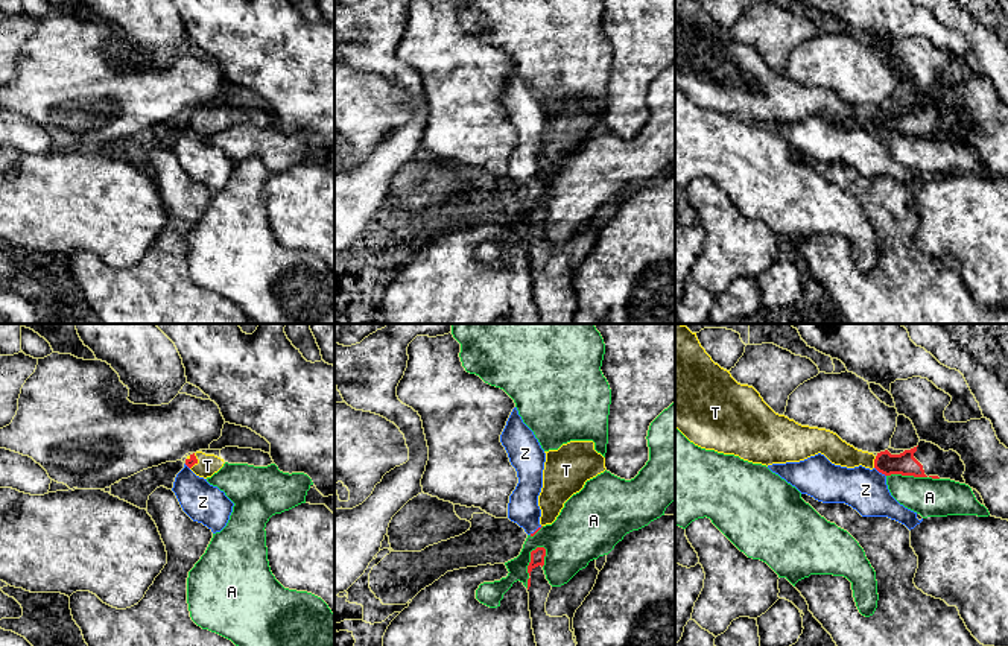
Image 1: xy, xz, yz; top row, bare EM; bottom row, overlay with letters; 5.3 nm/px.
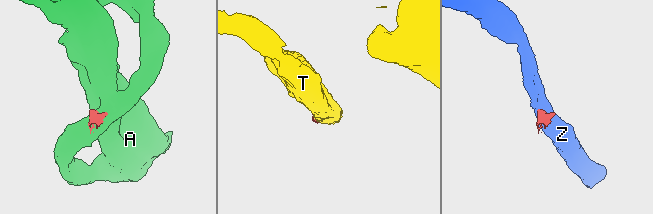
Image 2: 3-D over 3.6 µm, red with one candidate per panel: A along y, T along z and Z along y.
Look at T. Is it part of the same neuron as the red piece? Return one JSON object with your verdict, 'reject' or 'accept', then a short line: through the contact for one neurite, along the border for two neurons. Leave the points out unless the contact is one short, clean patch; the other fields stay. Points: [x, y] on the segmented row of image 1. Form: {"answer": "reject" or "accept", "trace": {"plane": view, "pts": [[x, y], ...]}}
{"answer": "accept", "trace": {"plane": "yz", "pts": [[905, 464], [874, 462], [838, 452]]}}

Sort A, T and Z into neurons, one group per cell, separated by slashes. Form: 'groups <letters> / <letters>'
groups A / T / Z

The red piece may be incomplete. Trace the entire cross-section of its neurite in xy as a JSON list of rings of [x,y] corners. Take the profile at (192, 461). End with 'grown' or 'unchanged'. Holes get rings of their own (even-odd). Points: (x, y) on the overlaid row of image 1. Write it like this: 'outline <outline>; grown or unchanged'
outline [[[196,451],[185,459],[185,465],[199,477],[211,477],[223,467],[223,459],[214,454],[205,454],[202,451]]]; grown

